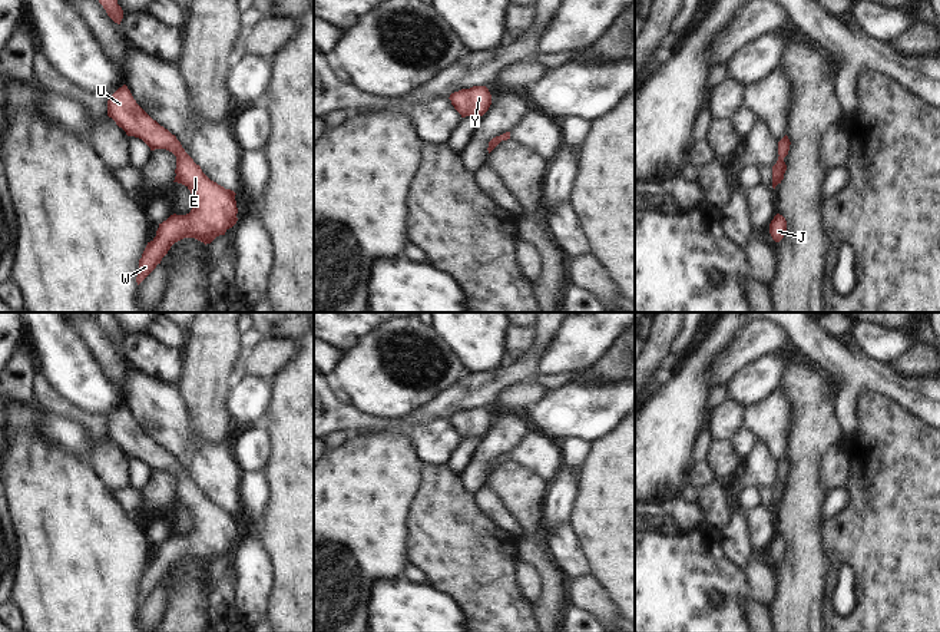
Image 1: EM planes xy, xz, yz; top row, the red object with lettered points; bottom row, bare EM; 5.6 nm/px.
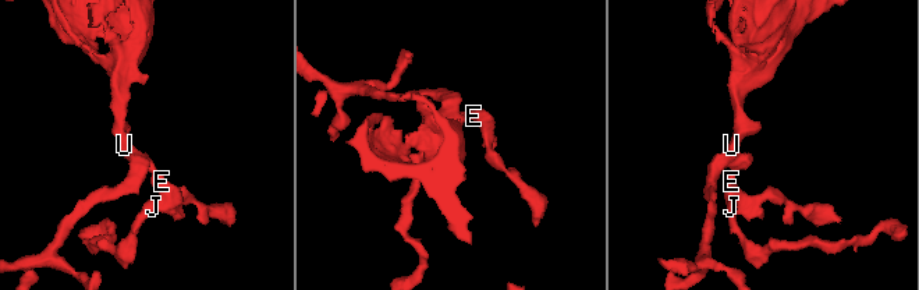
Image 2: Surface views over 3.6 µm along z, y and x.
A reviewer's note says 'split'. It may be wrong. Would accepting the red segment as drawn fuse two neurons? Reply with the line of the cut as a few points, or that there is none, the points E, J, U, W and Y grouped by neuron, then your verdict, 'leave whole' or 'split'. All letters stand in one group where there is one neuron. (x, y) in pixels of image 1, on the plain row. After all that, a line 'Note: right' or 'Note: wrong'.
cut none; groups E J U W Y; leave whole
Note: wrong

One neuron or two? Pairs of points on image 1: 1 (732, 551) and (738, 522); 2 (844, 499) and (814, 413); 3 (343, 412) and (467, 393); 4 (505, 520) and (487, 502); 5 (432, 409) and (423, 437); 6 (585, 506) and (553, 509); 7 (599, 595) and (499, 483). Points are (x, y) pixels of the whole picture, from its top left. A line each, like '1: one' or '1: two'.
1: one
2: two
3: one
4: one
5: two
6: two
7: two

